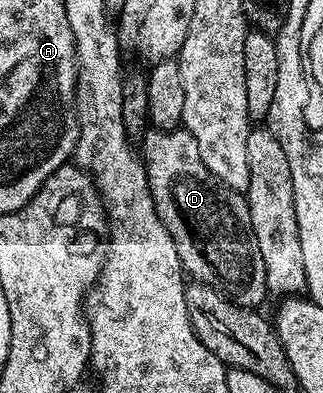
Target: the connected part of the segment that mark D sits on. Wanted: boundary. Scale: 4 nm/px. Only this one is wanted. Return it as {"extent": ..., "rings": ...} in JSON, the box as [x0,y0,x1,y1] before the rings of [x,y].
{"extent":[139,130,267,308],"rings":[[[146,130],[145,138],[139,143],[139,154],[145,164],[155,209],[167,233],[171,233],[171,241],[175,241],[175,253],[179,253],[182,272],[190,280],[213,287],[220,295],[241,307],[260,308],[260,303],[267,299],[267,288],[263,256],[259,254],[259,241],[251,225],[248,198],[242,192],[223,185],[213,176],[211,169],[203,165],[203,157],[199,157],[199,145],[189,131]]]}

